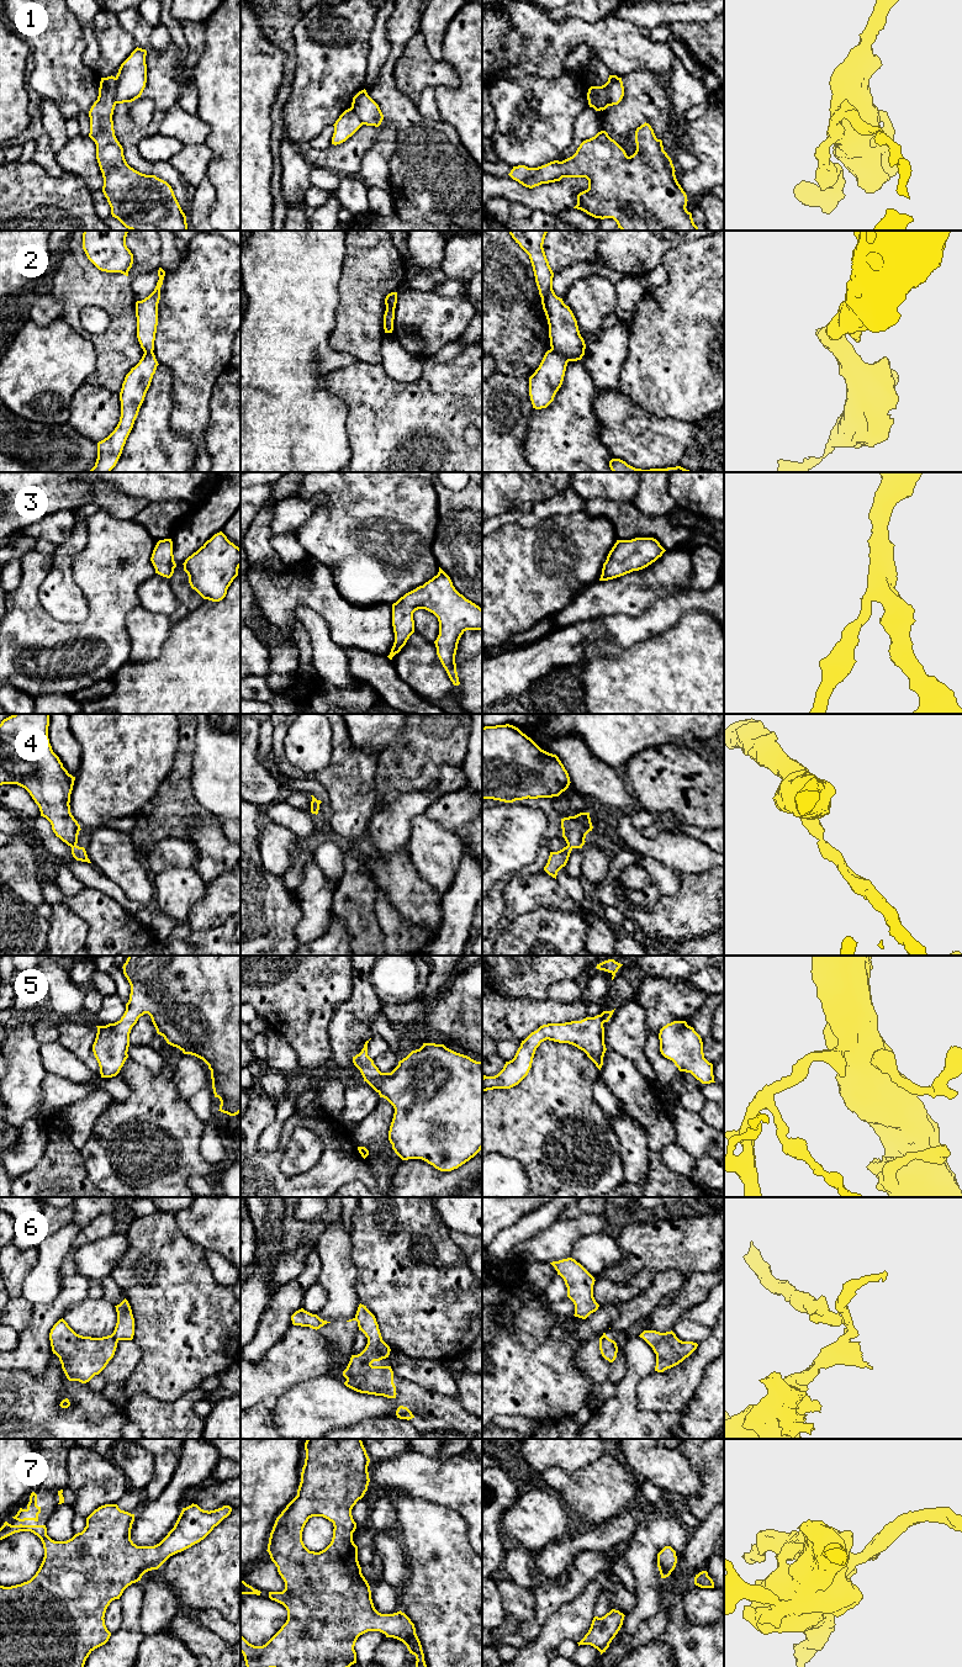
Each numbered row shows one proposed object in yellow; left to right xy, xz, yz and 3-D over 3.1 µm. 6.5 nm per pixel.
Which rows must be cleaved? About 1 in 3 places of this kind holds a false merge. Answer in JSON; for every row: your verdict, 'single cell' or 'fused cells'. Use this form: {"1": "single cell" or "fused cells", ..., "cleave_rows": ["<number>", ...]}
{"1": "fused cells", "2": "fused cells", "3": "single cell", "4": "single cell", "5": "single cell", "6": "fused cells", "7": "single cell", "cleave_rows": ["1", "2", "6"]}

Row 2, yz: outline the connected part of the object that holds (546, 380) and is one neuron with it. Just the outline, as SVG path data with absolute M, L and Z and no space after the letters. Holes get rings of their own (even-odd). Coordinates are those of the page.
M550 349L545 353L539 367L529 377L529 396L533 408L546 408L562 385L569 360Z

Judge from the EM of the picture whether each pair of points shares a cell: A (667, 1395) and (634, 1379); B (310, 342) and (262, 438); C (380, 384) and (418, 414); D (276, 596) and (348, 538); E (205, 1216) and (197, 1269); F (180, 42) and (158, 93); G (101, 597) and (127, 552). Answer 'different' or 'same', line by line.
A: different
B: same
C: same
D: different
E: different
F: different
G: same

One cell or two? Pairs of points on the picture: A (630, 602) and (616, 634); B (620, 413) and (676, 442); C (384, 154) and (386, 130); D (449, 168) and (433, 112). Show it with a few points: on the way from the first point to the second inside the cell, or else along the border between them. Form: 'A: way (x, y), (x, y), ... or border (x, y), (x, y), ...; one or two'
A: border (651, 603), (638, 615), (611, 614), (596, 618); two
B: way (634, 427), (651, 442), (662, 442); one
C: way (384, 148), (386, 136); one
D: border (416, 105), (423, 116), (440, 121); two

